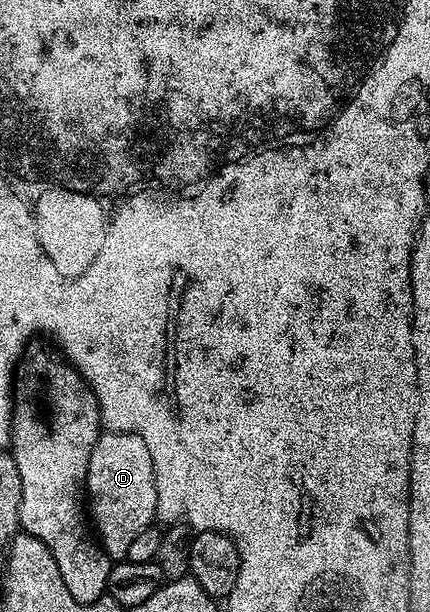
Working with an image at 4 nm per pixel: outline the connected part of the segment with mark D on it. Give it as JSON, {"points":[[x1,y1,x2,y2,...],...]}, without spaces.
{"points":[[100,432,93,455,89,455,85,501,98,544,110,558,126,558,133,538,156,520,157,487,145,439,132,433]]}

